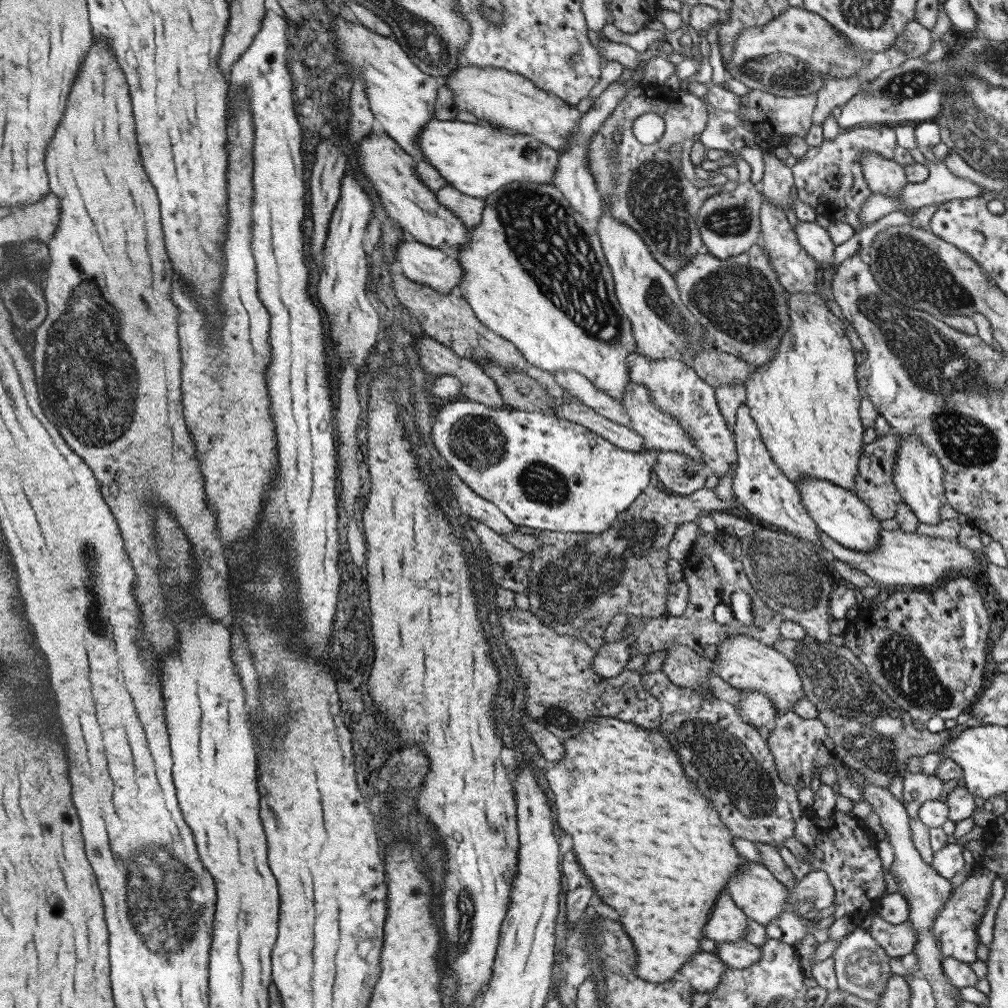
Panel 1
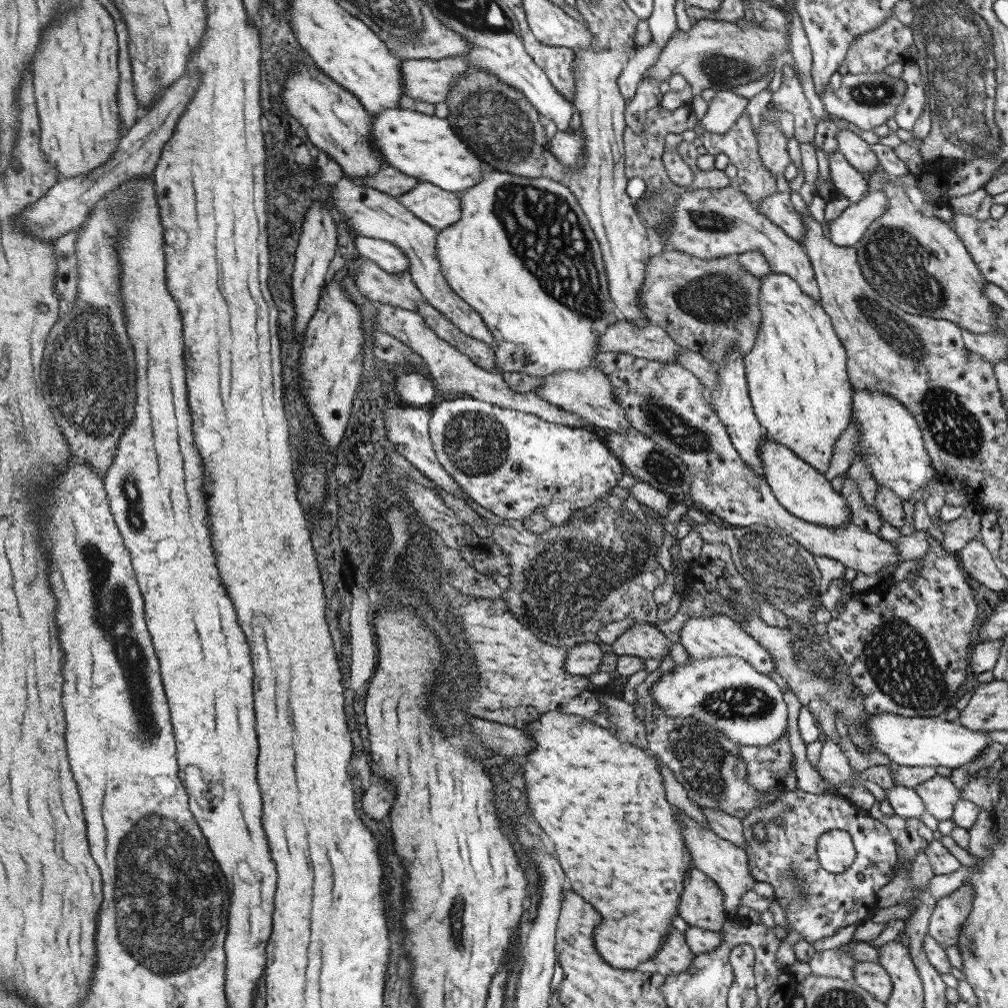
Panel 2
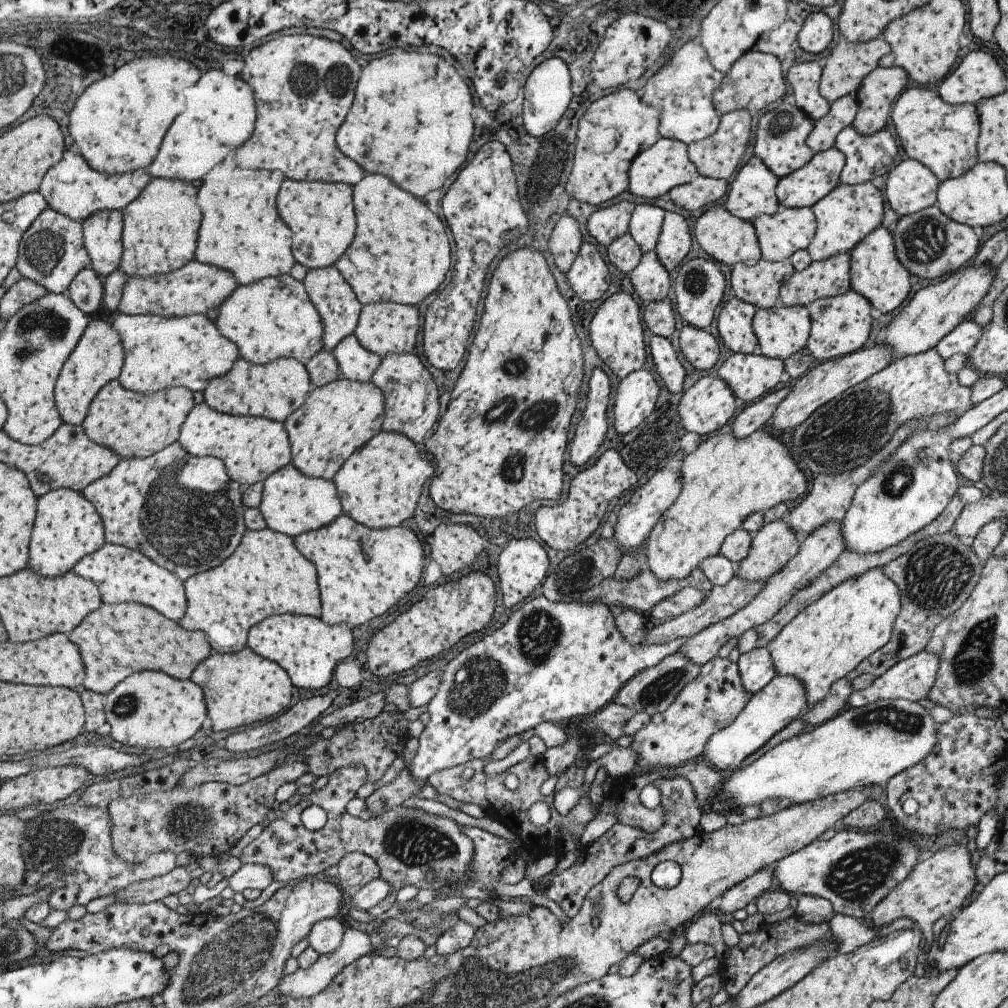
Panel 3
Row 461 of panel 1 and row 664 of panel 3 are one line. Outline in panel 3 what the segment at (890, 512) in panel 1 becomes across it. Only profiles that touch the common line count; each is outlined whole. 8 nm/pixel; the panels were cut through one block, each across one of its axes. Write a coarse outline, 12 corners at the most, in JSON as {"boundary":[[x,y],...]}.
{"boundary":[[951,531],[884,574],[902,592],[890,640],[856,668],[877,679],[924,650],[983,566]]}

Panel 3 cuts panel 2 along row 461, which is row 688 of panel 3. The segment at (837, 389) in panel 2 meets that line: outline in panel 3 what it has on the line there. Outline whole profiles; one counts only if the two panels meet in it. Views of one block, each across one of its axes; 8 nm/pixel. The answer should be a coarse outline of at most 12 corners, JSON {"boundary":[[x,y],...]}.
{"boundary":[[884,566],[844,580],[768,644],[809,708],[890,640]]}

